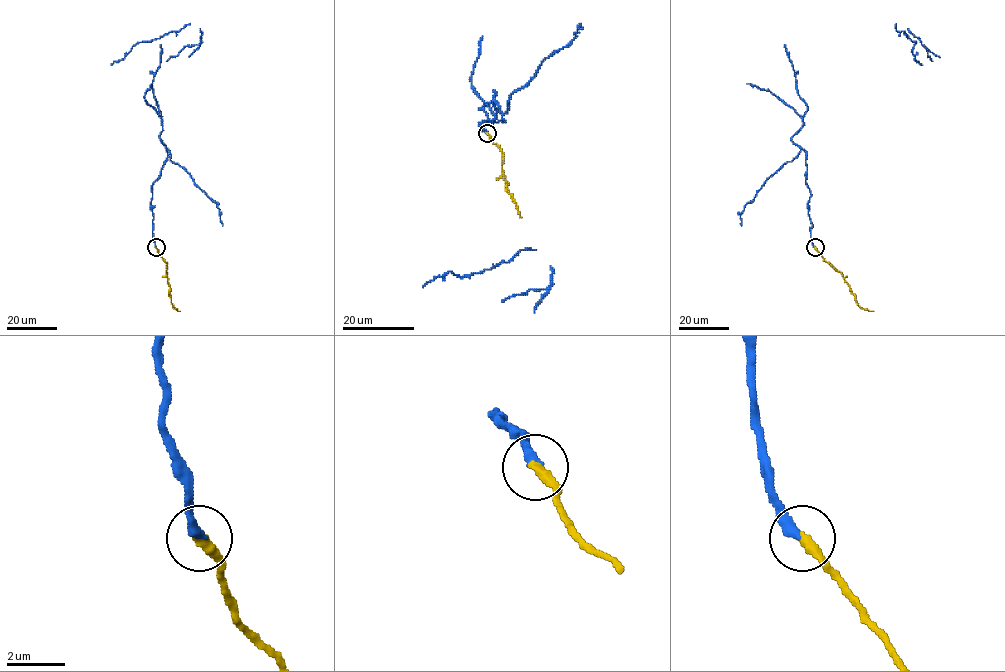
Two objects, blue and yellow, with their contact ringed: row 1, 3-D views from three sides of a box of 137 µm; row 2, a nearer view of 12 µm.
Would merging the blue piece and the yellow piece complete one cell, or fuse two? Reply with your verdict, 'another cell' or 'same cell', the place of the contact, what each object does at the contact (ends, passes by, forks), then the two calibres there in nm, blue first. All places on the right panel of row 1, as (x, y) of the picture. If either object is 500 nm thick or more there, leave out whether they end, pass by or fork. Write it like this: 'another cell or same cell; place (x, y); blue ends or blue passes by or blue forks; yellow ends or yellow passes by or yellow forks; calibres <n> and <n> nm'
same cell; place (815, 247); blue ends; yellow ends; calibres 360 and 400 nm

